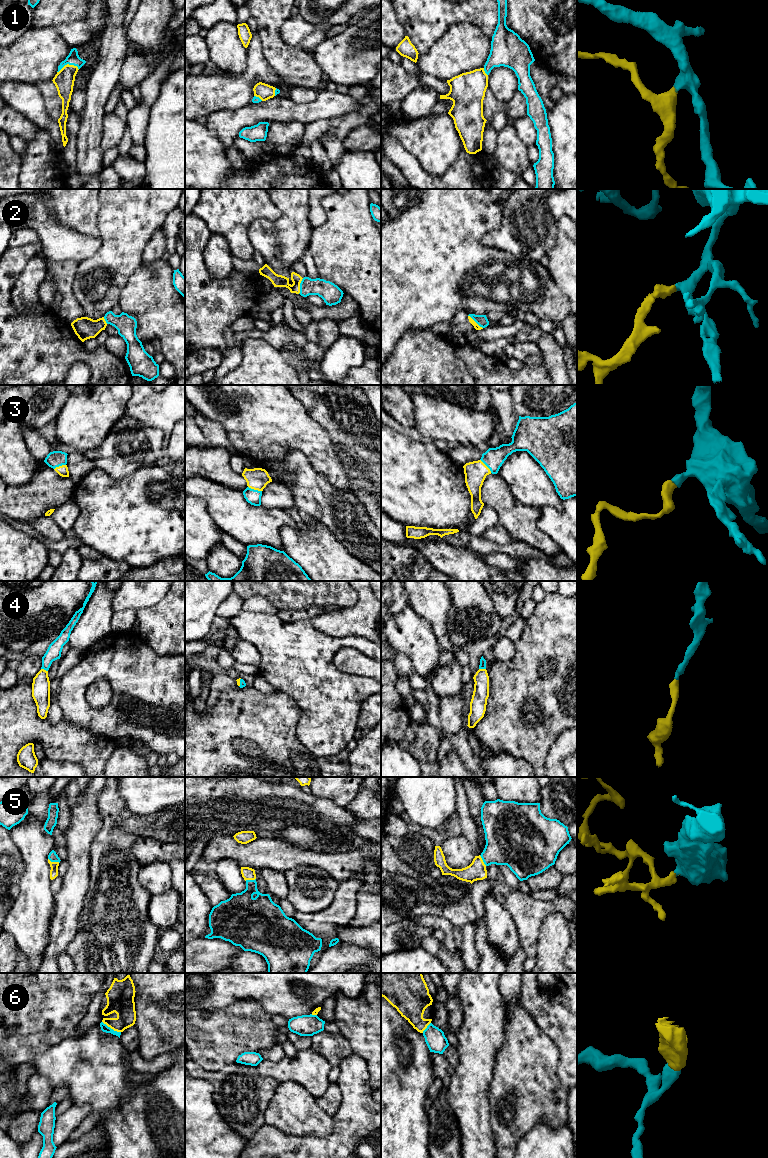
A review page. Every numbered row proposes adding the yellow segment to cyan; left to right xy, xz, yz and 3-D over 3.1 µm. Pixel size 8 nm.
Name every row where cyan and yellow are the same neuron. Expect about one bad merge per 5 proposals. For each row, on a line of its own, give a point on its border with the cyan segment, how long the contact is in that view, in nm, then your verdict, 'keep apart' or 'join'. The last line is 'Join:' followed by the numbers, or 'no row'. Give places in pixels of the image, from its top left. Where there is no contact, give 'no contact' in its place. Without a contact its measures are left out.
1: meets cyan in xy at (67, 63); contact 180 nm long; join
2: meets cyan in xz at (300, 286); contact 130 nm long; join
3: meets cyan in xz at (255, 490); contact 120 nm long; join
4: meets cyan in xy at (44, 669); contact 60 nm long; join
5: meets cyan in xy at (54, 861); contact 100 nm long; join
6: meets cyan in xy at (110, 1028); contact 180 nm long; keep apart
Join: 1, 2, 3, 4, 5

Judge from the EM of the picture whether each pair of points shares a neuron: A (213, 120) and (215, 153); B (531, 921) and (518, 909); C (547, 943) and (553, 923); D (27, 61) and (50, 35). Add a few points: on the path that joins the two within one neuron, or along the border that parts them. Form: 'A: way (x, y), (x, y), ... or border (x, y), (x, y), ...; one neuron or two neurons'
A: border (205, 125), (215, 133), (226, 147); two neurons
B: way (528, 918), (521, 912); one neuron
C: way (552, 938), (553, 928); one neuron
D: way (33, 55), (47, 41); one neuron

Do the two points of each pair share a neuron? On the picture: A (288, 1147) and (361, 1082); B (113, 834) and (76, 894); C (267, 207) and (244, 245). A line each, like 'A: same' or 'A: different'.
A: same
B: different
C: same

